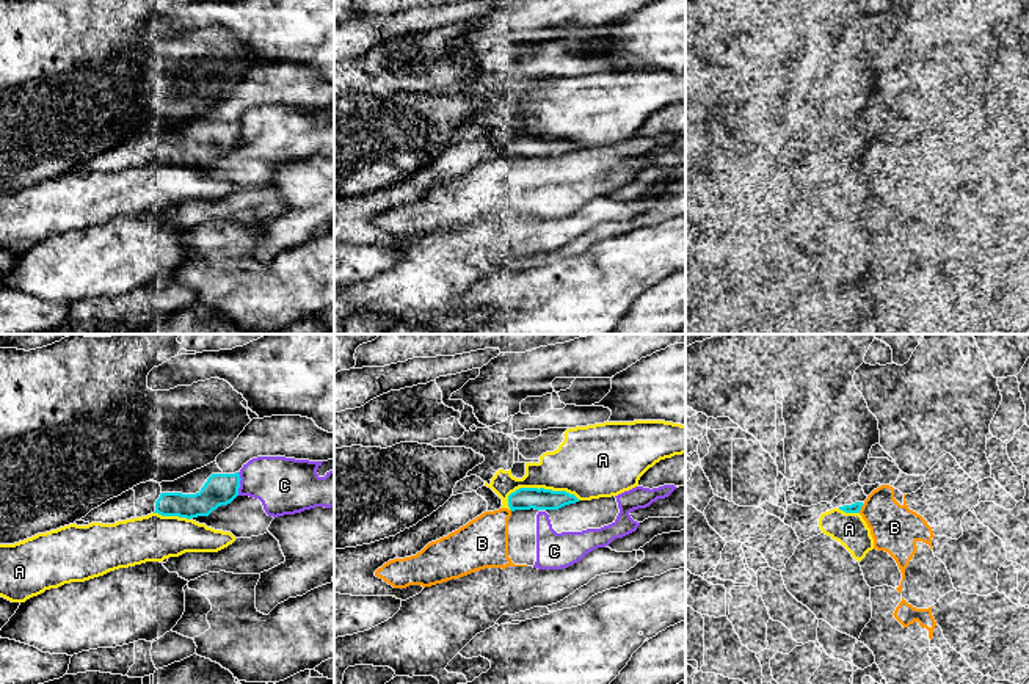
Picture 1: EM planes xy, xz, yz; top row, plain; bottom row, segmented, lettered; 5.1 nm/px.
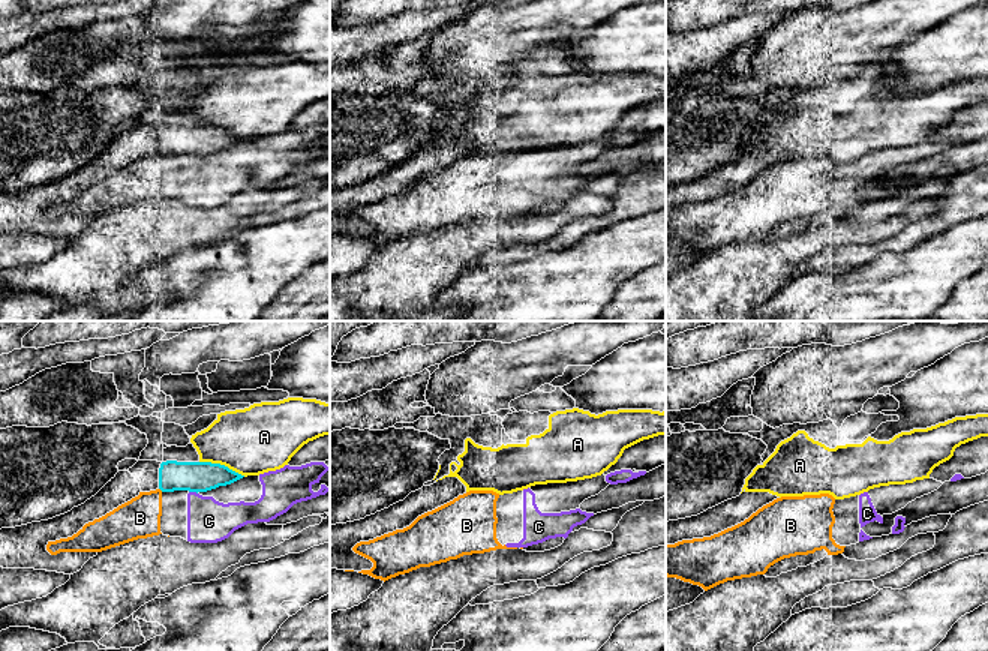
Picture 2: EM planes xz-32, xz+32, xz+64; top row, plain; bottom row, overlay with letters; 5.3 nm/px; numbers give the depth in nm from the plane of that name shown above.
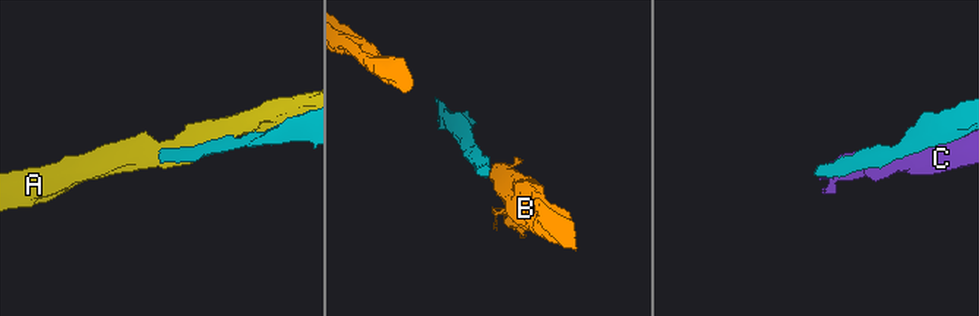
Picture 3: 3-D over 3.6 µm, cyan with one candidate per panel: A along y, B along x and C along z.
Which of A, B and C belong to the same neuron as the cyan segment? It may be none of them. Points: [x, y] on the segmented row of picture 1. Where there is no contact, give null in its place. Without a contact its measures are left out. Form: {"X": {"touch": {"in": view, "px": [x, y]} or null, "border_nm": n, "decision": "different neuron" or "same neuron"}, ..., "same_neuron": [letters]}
{"A": {"touch": {"in": "xz", "px": [537, 488]}, "border_nm": 380, "decision": "different neuron"}, "B": {"touch": {"in": "yz", "px": [860, 509]}, "border_nm": 50, "decision": "different neuron"}, "C": {"touch": {"in": "xy", "px": [239, 483]}, "border_nm": 120, "decision": "different neuron"}, "same_neuron": []}

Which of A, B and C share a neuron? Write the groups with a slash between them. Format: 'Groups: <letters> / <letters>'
Groups: A / B C

